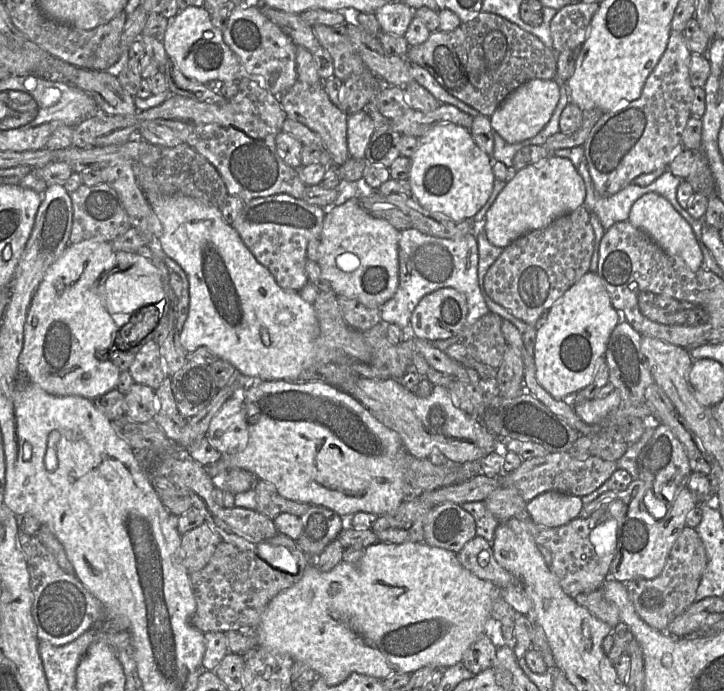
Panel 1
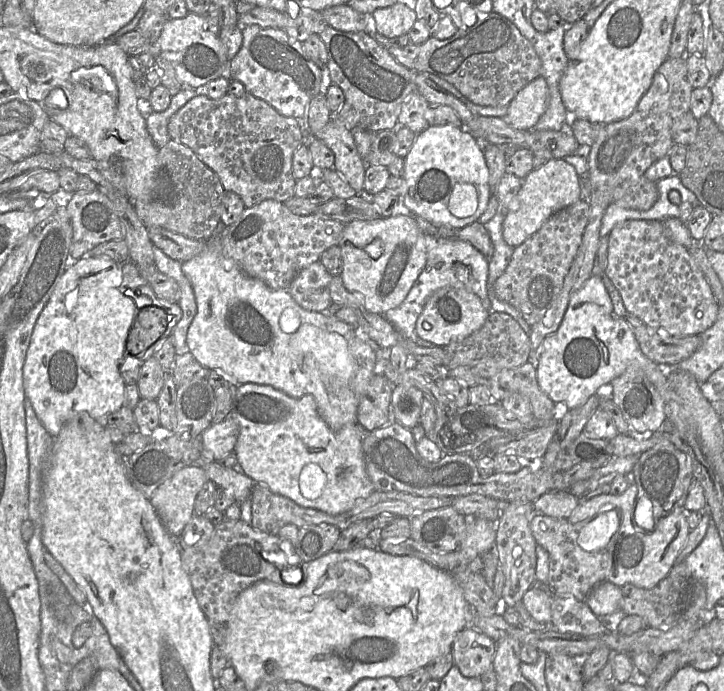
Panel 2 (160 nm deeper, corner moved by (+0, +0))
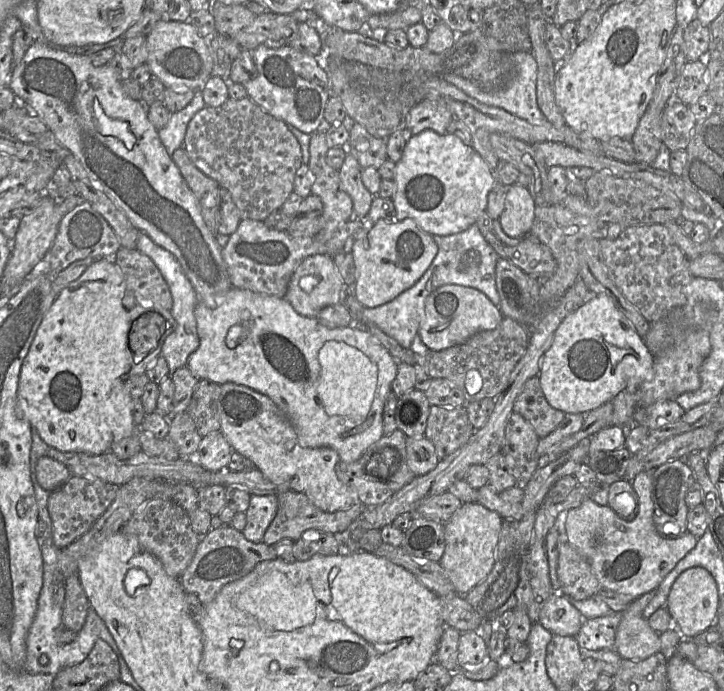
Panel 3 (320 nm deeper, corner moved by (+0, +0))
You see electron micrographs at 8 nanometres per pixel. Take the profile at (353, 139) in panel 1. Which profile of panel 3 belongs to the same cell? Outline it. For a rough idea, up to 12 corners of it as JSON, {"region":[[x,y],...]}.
{"region":[[414,220],[377,221],[351,247],[352,295],[392,301],[437,252]]}

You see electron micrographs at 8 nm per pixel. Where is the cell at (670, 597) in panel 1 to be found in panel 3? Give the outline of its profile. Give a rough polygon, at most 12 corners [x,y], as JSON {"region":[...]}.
{"region":[[600,588],[593,596],[622,612],[614,649],[641,661],[661,651],[643,616],[656,589],[631,600]]}

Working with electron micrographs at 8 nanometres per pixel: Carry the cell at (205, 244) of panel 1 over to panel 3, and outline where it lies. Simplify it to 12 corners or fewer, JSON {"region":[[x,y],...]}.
{"region":[[232,287],[195,307],[198,379],[270,398],[357,461],[397,361],[361,325]]}

